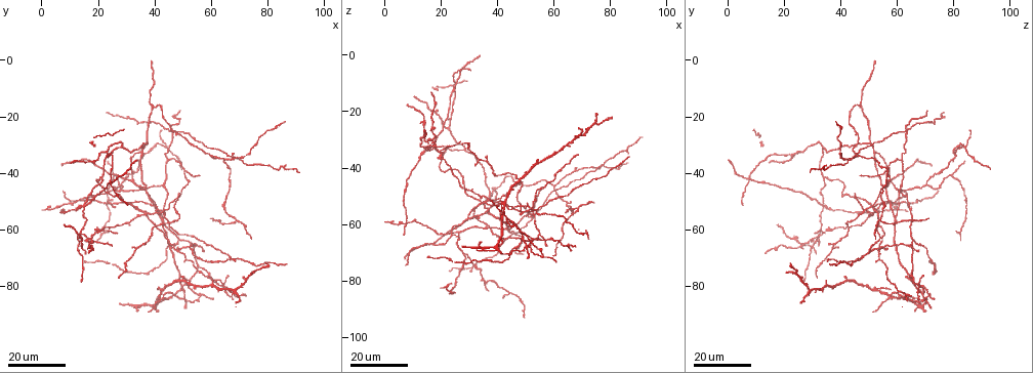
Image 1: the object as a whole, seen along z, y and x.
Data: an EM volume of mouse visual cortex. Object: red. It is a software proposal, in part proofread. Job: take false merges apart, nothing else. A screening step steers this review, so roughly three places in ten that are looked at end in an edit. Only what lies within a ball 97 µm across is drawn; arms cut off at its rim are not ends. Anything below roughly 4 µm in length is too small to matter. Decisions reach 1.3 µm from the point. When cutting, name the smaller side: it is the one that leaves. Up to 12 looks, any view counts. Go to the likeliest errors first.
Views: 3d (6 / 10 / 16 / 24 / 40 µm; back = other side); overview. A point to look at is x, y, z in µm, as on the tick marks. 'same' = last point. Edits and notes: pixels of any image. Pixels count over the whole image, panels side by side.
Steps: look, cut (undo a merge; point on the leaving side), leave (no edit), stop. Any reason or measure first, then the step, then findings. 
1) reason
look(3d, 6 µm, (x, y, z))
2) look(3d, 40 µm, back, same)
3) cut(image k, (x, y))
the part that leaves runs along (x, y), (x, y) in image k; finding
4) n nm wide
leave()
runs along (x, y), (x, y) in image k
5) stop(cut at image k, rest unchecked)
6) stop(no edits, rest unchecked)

four or more arms meet
look(3d, 24 µm, (14, 52, 34))

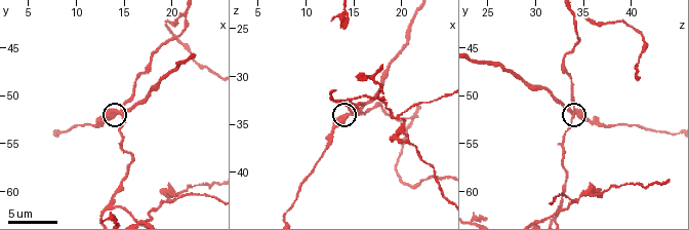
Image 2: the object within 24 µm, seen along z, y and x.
look(3d, 10 µm, (14.2, 51.6, 34.0))

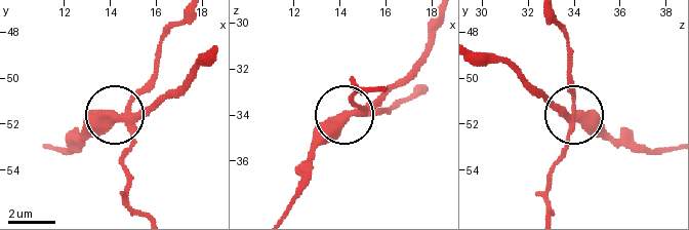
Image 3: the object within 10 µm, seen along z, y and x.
cut(image 3, (157, 107))
the part that leaves runs along (361, 113), (417, 60), (430, 36), (430, 18) in image 3; a second neuron is stuck on

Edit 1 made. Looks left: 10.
look(overview)

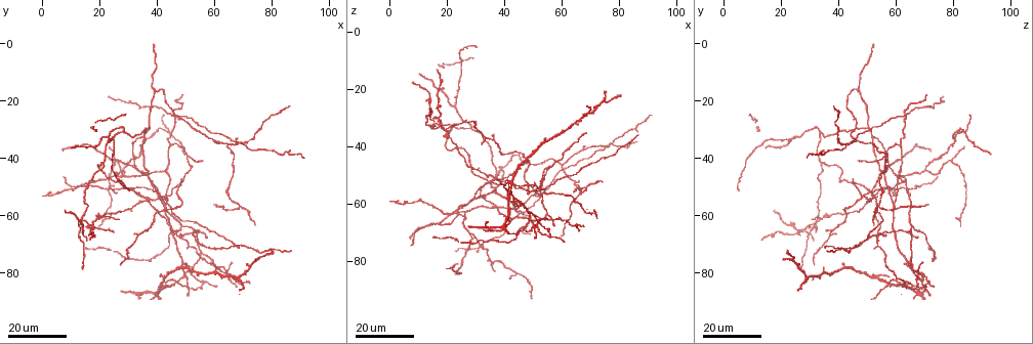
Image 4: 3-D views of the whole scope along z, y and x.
two arms in line, one across
look(3d, 24 µm, (21, 41, 34))

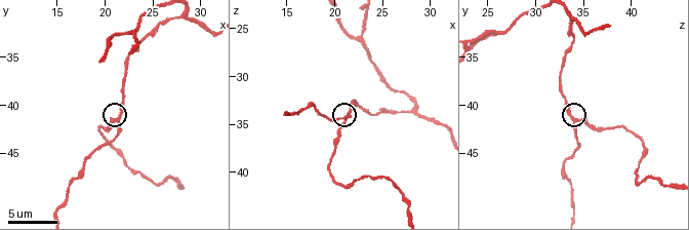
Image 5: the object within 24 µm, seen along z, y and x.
look(3d, 10 µm, (21.2, 41.6, 34.2))

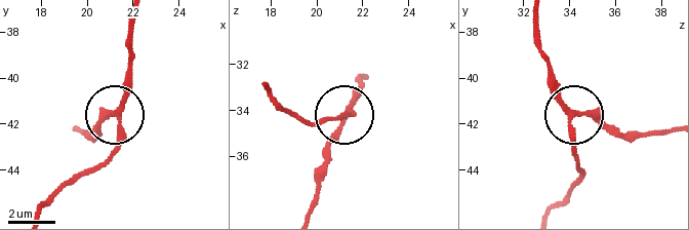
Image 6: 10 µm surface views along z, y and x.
leave()
runs along (538, 21), (538, 44), (552, 91), (573, 120), (577, 165) in image 6; one neuron here

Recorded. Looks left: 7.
branch point
look(3d, 16 µm, (28, 44, 71))

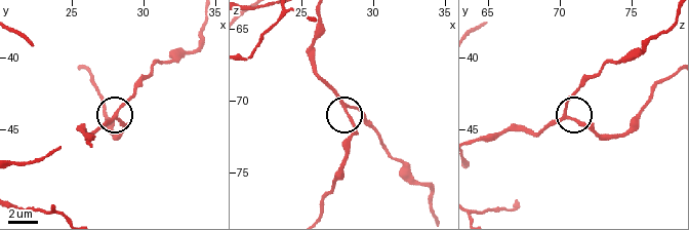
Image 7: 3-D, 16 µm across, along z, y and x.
look(3d, 6 µm, (28.0, 44.0, 70.4))

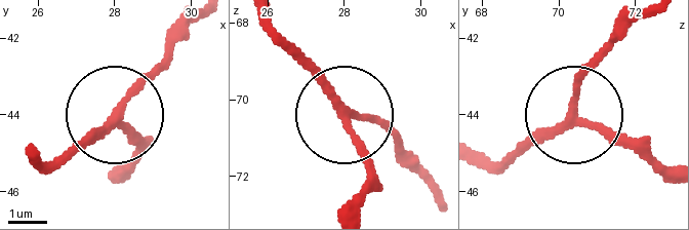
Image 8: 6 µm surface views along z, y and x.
side arm 43 µm
leave()
runs along (481, 160), (520, 153), (578, 117), (644, 156) in image 8; one neuron here

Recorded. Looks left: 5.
two arms in line, one across
look(3d, 24 µm, (39, 16, 47))

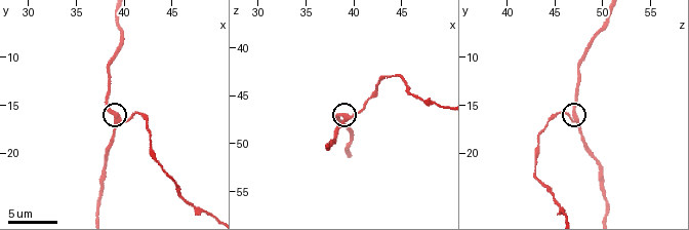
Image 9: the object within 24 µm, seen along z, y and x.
look(3d, 10 µm, (39.8, 16.8, 47.0))

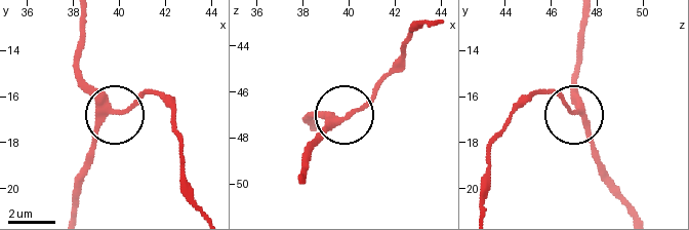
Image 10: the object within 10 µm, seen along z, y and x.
230 nm wide
leave()
runs along (73, 208), (80, 166), (96, 131), (114, 112), (78, 75) in image 10; continuous, no second neuron

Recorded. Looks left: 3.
three arms meet
look(3d, 24 µm, (45, 31, 85))

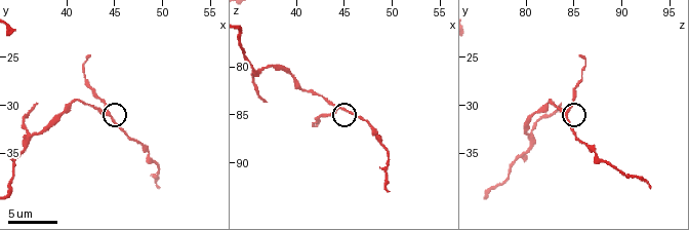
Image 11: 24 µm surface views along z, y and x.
look(3d, 6 µm, (44.2, 30.4, 84.4))

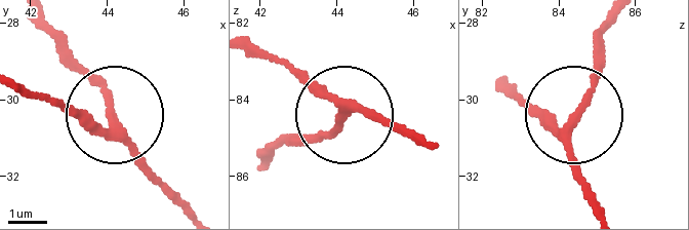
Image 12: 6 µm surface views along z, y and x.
leave()
runs along (249, 47), (318, 83), (340, 113), (334, 125), (272, 149) in image 12; one neuron here

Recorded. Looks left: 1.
stop(cut at image 3, rest unchecked)

